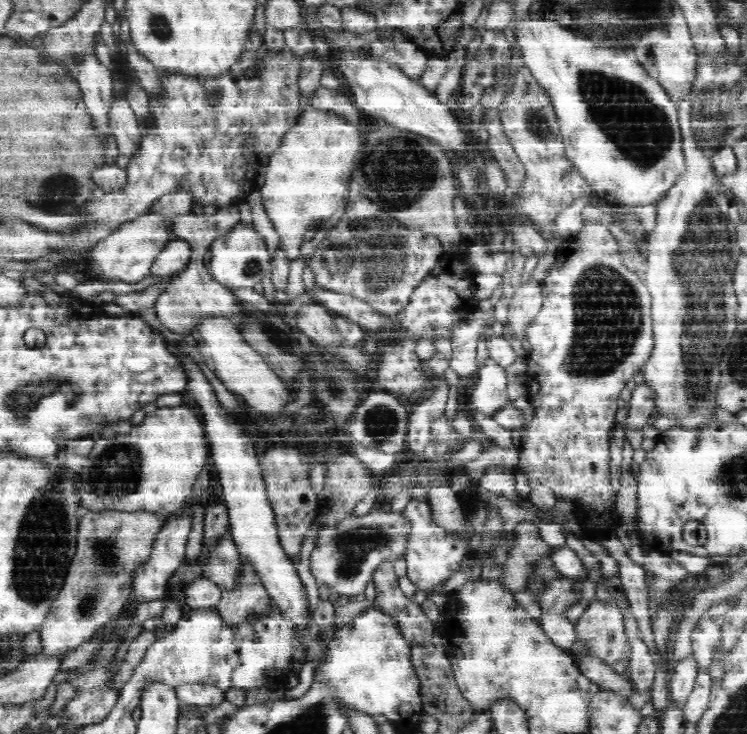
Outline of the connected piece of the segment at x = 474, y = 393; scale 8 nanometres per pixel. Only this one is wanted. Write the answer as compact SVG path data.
M489 358L476 372L476 379L474 389L471 390L470 408L490 417L503 406L511 404L512 400L509 400L507 395L508 379L506 378L506 369L498 363Z

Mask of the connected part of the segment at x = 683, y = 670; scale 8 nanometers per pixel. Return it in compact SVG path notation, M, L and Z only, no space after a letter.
M692 656L685 657L674 664L674 676L671 676L669 680L669 702L679 704L680 710L686 706L688 696L696 684L697 668L696 660Z

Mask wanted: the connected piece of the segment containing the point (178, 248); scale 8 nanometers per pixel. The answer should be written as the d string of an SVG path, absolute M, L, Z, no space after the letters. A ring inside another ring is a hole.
M172 238L172 240L158 252L158 258L156 258L154 264L152 264L151 274L156 274L156 276L172 275L186 265L189 269L188 265L192 262L191 256L192 249L188 241Z

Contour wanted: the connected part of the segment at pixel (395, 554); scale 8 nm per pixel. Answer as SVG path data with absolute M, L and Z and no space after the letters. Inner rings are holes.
M374 510L356 518L344 518L336 526L320 529L315 541L316 547L310 556L310 572L318 585L330 589L330 598L342 600L364 593L364 589L375 571L381 565L393 563L400 556L407 556L408 534L411 533L411 520L407 516L392 514L386 510Z

